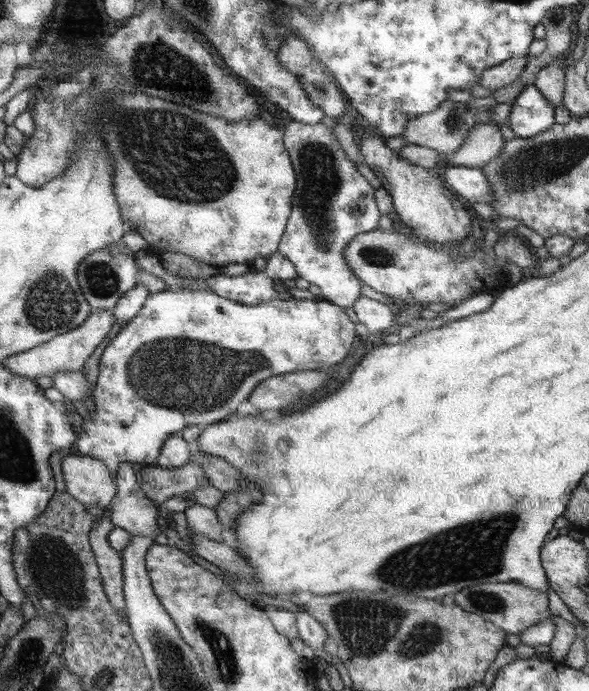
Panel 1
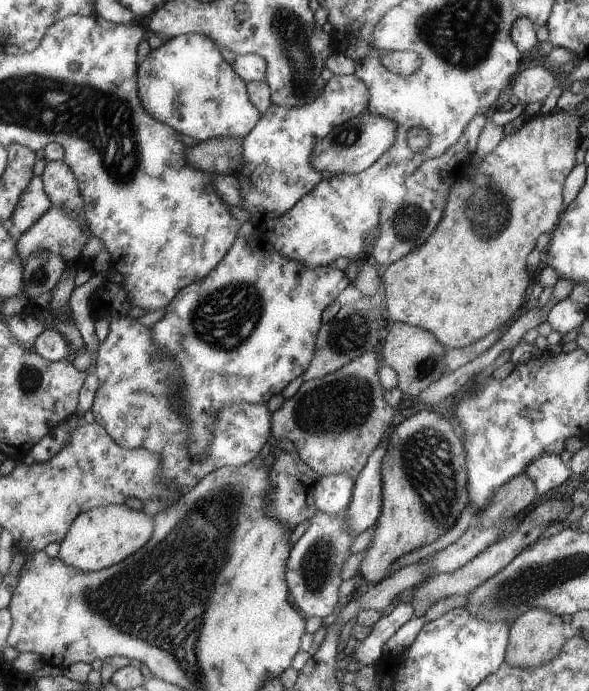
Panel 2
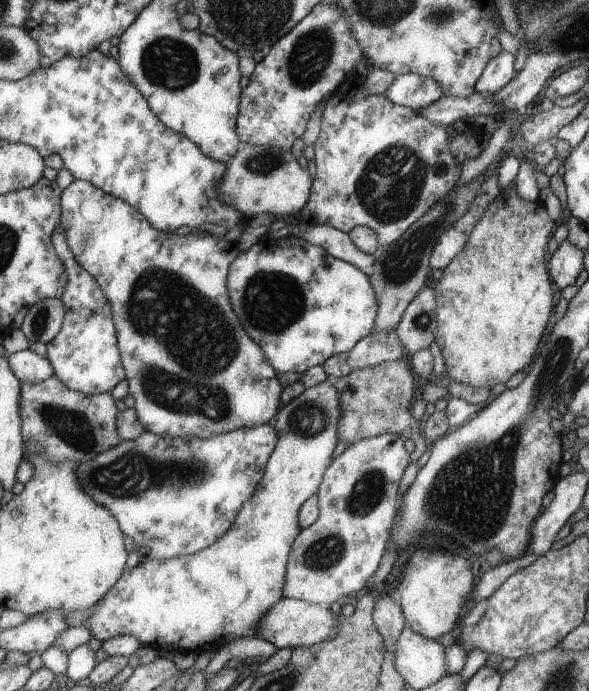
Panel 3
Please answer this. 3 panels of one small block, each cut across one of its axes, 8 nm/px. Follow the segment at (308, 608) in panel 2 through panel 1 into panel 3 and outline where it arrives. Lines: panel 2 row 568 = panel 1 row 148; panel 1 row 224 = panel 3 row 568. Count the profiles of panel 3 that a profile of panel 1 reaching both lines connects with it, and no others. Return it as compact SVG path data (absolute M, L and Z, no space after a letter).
M384 434L352 444L332 460L317 493L320 500L319 520L302 529L300 536L296 536L296 544L292 544L287 583L284 584L285 598L337 608L344 594L356 594L366 586L366 580L376 572L386 552L388 530L392 526L400 495L400 480L410 464L410 454L404 444L404 437Z

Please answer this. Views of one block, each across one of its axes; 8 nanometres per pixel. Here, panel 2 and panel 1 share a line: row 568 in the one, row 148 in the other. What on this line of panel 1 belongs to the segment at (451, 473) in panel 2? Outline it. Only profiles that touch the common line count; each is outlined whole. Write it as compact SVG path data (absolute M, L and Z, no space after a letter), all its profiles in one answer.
M368 130L362 136L360 143L362 162L373 170L384 182L392 197L392 206L402 226L408 227L417 238L436 244L450 244L464 240L470 234L470 216L466 208L454 198L454 190L444 188L440 178L434 178L428 170L420 170L420 166L412 166L410 161L404 161L398 152L386 145L386 138L376 130Z

